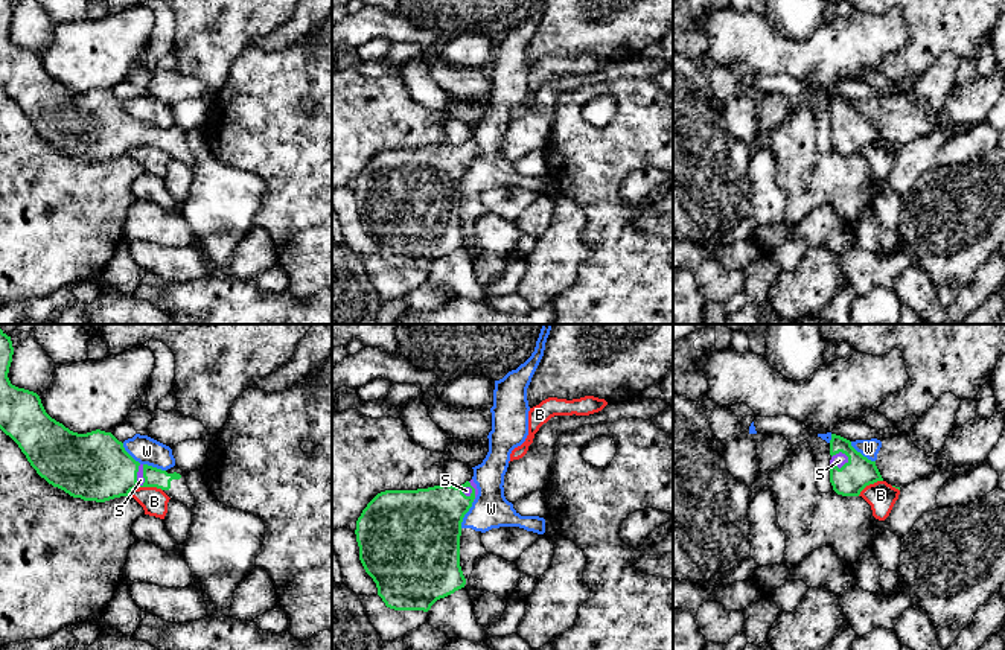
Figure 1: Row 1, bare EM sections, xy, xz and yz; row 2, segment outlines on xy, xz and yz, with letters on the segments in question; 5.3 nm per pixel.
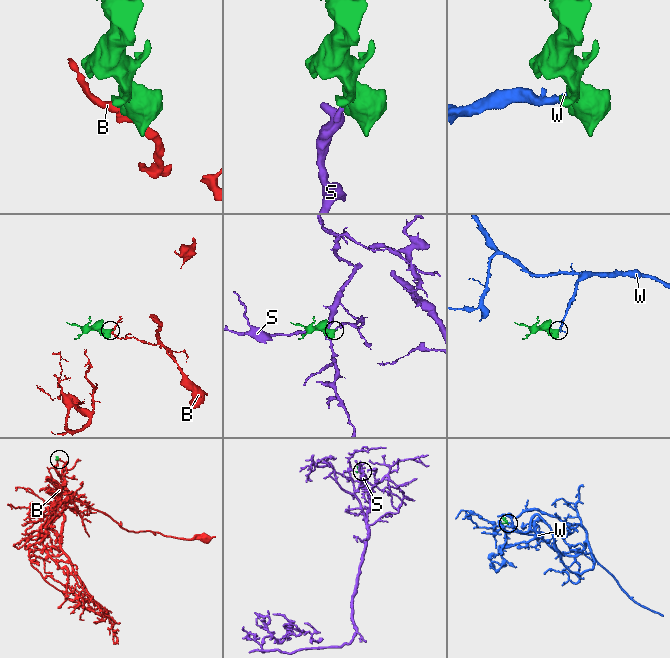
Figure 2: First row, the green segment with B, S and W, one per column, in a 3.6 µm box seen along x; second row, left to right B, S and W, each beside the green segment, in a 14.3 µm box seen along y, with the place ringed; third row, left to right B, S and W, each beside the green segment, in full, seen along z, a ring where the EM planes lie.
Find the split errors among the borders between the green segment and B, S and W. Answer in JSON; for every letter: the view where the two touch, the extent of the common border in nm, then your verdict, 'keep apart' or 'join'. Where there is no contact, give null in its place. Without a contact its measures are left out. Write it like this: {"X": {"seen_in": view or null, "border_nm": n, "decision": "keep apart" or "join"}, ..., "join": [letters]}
{"B": {"seen_in": "xy", "border_nm": 190, "decision": "keep apart"}, "S": {"seen_in": "yz", "border_nm": 120, "decision": "join"}, "W": {"seen_in": "yz", "border_nm": 170, "decision": "keep apart"}, "join": ["S"]}

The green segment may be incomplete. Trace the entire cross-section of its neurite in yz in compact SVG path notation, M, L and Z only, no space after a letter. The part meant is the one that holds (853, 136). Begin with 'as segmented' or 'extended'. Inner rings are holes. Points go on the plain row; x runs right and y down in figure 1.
extended; M831 93L830 114L830 142L838 154L859 155L866 145L883 140L876 120L863 116L841 94Z

